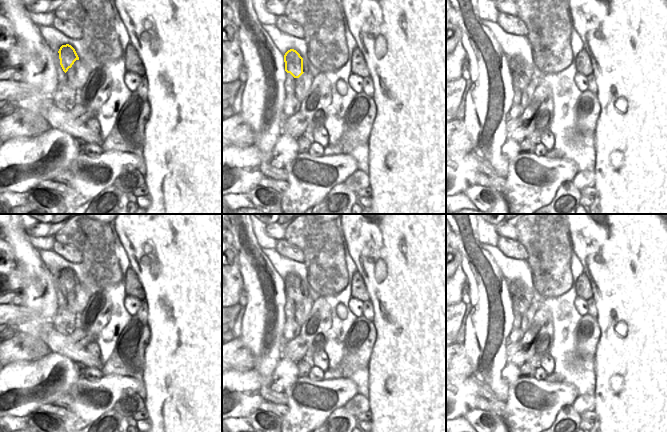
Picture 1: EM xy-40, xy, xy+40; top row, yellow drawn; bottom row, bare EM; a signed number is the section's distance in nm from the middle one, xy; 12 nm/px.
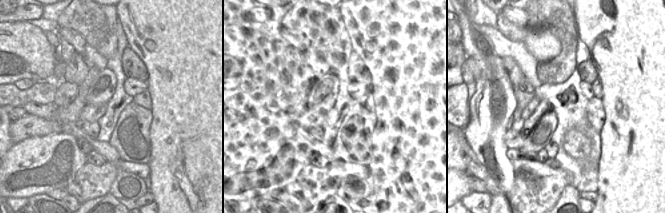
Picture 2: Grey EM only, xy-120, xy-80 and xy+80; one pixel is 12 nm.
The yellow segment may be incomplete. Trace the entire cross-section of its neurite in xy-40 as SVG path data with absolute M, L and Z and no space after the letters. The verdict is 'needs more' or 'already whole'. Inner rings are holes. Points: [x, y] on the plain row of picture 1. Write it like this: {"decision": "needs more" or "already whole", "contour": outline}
{"decision": "already whole", "contour": "M69 268L62 269L58 277L60 289L65 297L68 295L69 292L72 291L76 284L79 284L75 273Z"}

